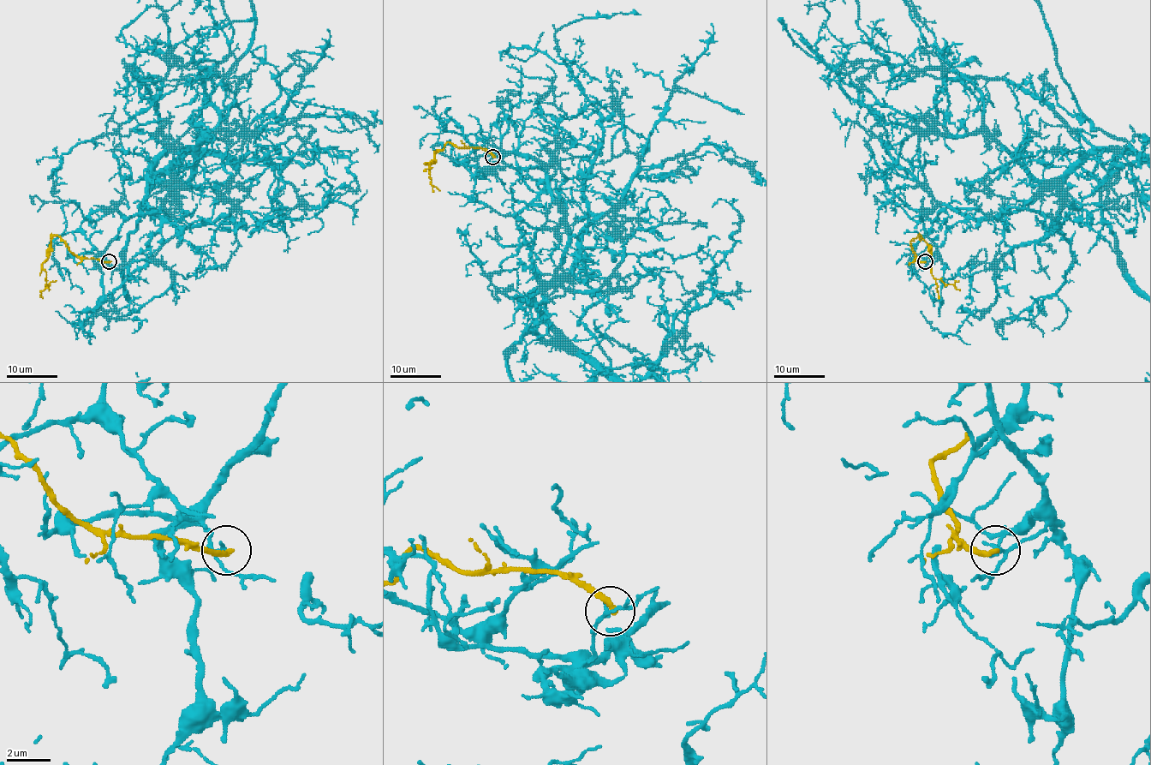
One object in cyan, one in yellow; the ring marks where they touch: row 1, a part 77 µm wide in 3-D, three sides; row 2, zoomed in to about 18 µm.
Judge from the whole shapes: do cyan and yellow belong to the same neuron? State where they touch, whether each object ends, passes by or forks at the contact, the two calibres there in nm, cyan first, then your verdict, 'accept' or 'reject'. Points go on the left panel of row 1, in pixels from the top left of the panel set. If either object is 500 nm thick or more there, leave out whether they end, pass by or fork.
at (109, 261); cyan passes by; yellow ends there; 150 nm thick on the cyan side, 280 nm on the other; reject

